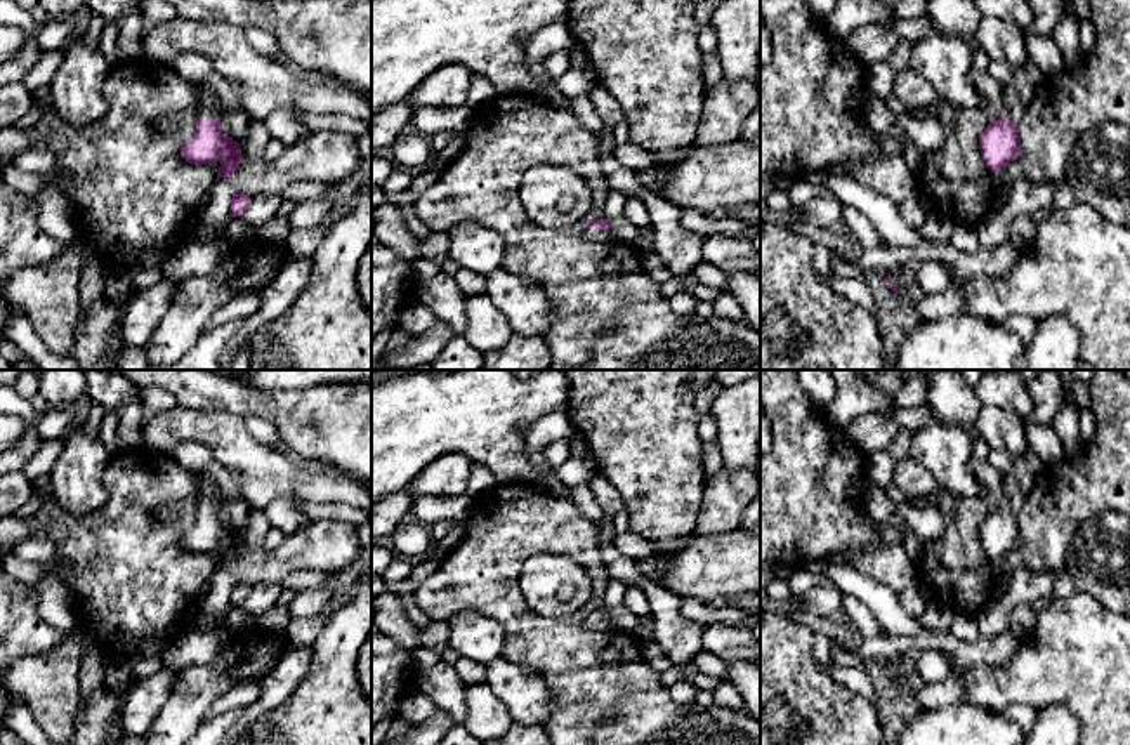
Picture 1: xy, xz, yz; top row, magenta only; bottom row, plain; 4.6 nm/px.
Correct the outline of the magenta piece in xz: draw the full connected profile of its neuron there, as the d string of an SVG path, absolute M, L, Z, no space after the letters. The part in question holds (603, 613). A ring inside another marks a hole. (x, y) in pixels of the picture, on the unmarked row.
M590 608L585 613L583 627L587 630L597 630L597 632L611 630L613 625L609 622L609 616L611 616L611 611L608 611L606 608Z

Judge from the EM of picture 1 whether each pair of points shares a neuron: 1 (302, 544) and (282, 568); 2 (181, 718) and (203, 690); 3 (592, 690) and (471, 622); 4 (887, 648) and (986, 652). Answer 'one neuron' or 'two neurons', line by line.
1: one neuron
2: one neuron
3: two neurons
4: one neuron

